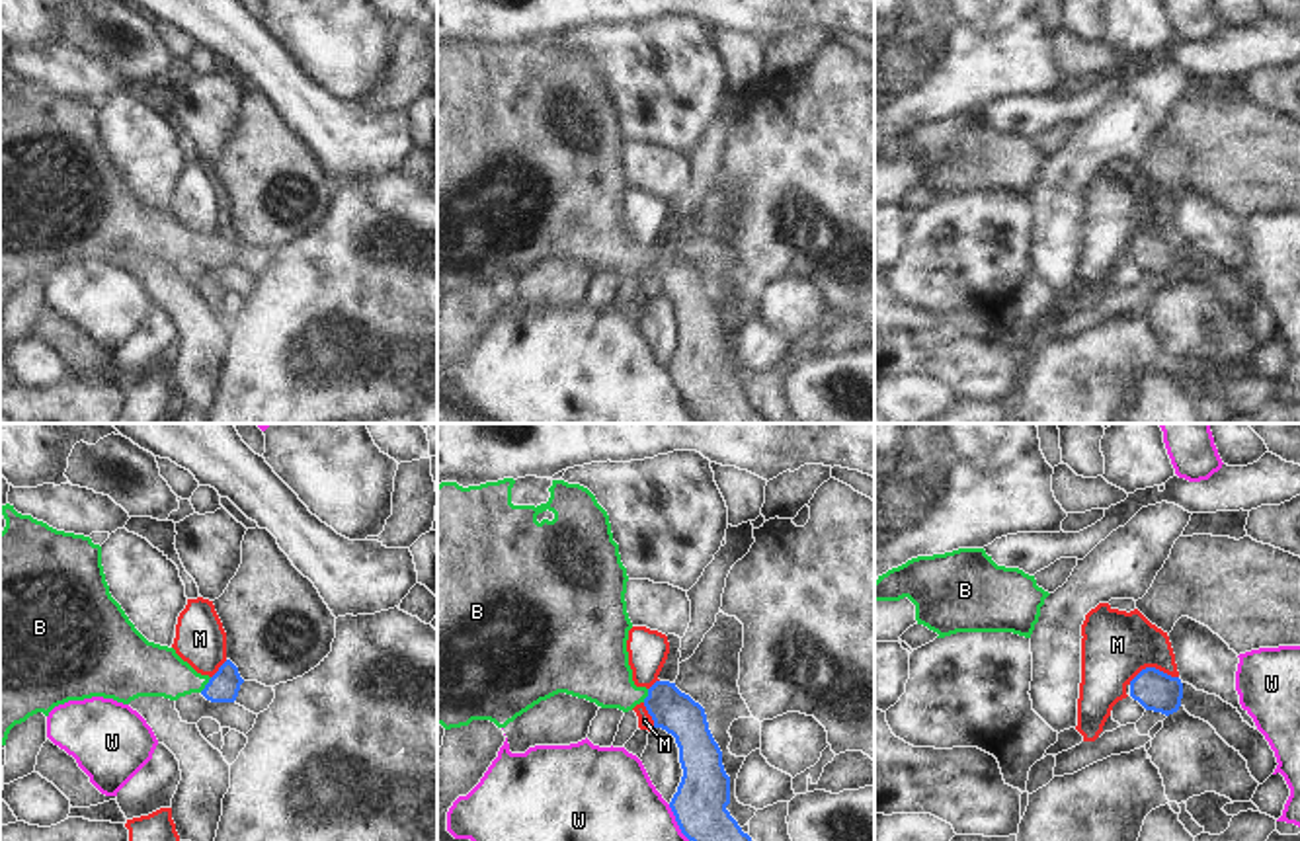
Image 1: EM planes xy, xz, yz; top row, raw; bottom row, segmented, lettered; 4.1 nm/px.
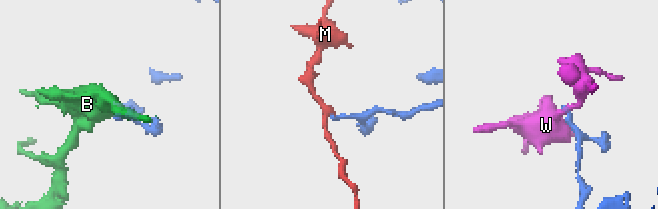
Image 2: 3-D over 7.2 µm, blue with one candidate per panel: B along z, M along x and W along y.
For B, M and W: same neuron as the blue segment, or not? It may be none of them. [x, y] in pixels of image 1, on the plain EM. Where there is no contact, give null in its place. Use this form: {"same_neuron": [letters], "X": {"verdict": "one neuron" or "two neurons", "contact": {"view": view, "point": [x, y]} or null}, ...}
{"same_neuron": ["B"], "B": {"verdict": "one neuron", "contact": {"view": "xy", "point": [205, 248]}}, "M": {"verdict": "two neurons", "contact": {"view": "yz", "point": [1152, 231]}}, "W": {"verdict": "two neurons", "contact": {"view": "xz", "point": [676, 383]}}}

